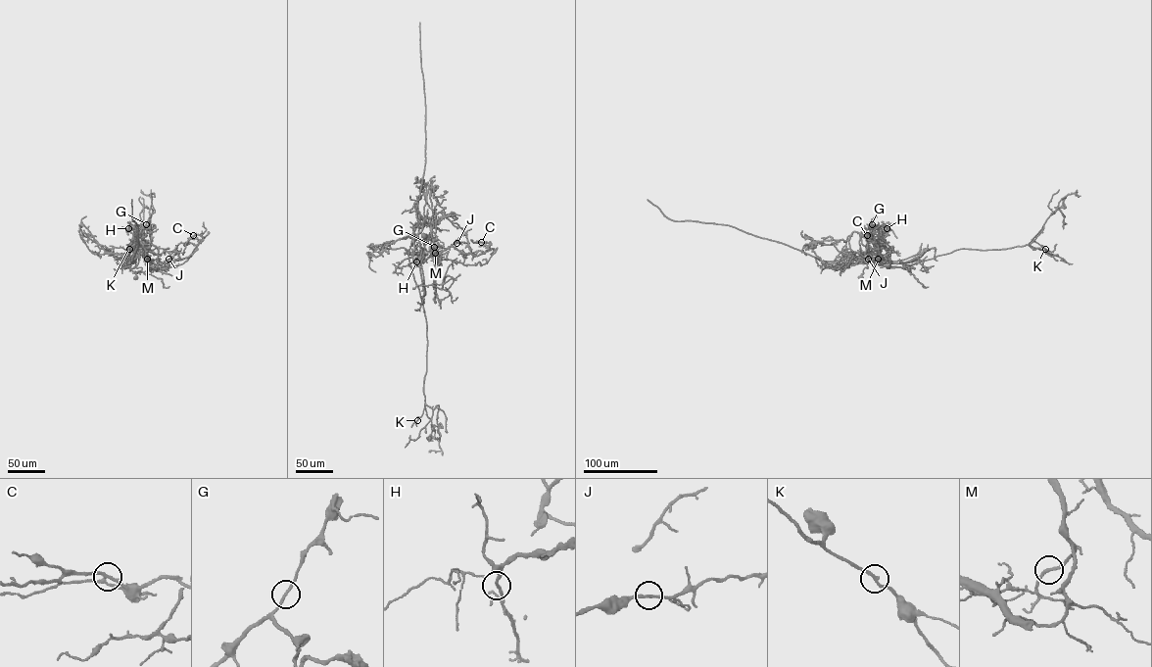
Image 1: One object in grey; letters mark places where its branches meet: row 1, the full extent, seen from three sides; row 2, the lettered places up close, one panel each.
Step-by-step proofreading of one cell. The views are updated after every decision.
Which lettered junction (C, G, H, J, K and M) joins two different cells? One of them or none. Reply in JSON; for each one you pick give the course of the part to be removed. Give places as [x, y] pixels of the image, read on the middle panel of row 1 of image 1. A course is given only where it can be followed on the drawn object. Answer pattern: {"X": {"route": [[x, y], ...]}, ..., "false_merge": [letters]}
{"M": {"route": [[435, 253], [430, 253], [432, 235], [429, 234], [418, 261], [424, 290], [418, 309]]}, "false_merge": ["M"]}

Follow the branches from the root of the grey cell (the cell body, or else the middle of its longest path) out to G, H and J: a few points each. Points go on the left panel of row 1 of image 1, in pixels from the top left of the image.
G: (135, 277), (136, 272), (142, 268), (136, 267), (140, 235), (136, 234), (135, 242), (133, 238), (146, 224)
H: (135, 277), (136, 272), (142, 268), (136, 267), (140, 235), (136, 234), (135, 242), (136, 235), (128, 228)
J: (135, 277), (142, 268), (136, 267), (141, 234), (142, 250), (151, 262), (160, 264), (168, 259)

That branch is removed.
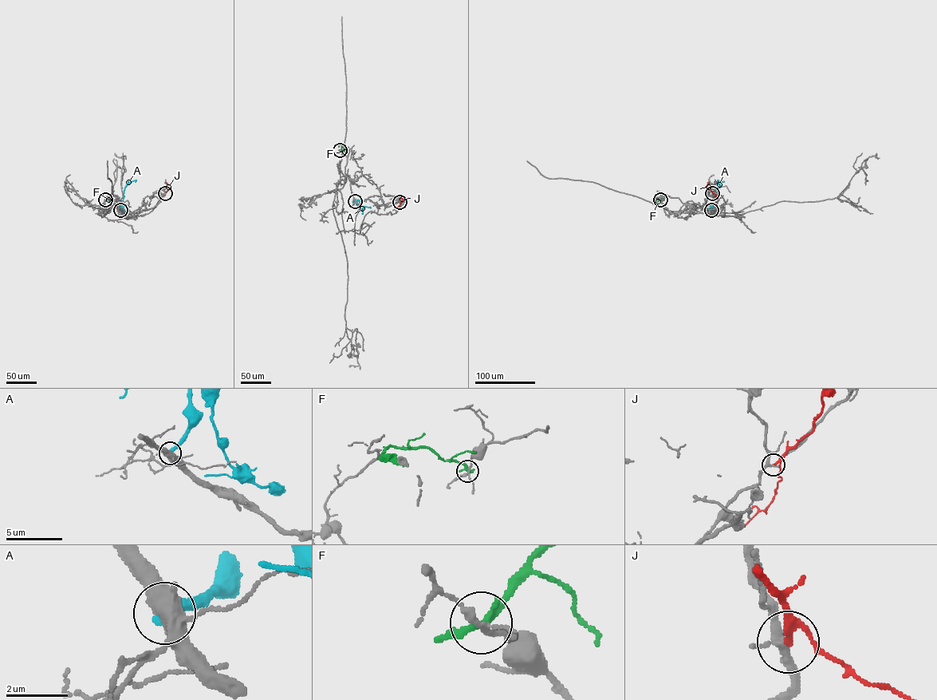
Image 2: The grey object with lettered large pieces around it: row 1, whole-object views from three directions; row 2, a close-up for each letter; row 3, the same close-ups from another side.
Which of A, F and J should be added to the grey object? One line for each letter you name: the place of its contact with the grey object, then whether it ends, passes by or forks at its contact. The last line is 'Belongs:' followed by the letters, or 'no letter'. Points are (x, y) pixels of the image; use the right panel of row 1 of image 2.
J: Touches grey at (712, 193). It passes by
Belongs: J

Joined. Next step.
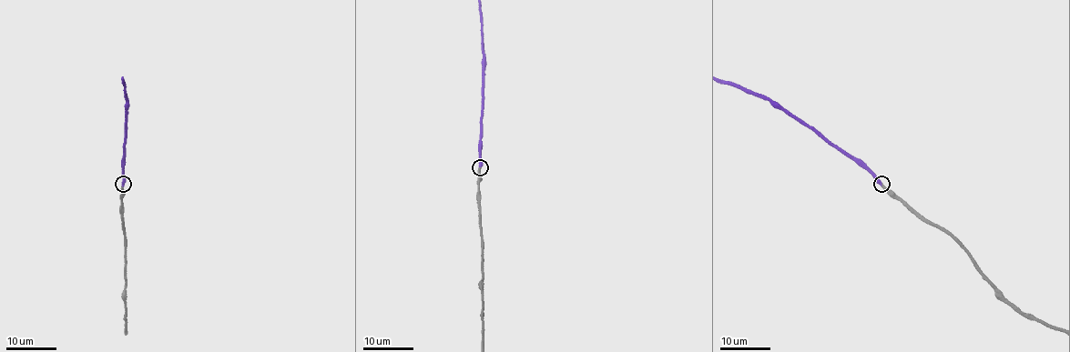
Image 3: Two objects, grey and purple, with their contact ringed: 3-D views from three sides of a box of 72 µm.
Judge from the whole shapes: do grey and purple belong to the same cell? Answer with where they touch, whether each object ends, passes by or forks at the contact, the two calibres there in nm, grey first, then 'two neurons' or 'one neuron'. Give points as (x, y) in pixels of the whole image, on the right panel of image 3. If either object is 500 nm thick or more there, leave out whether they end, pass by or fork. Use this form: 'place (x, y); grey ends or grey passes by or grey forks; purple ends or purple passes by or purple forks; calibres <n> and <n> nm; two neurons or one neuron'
place (881, 184); grey ends; purple ends; calibres 360 and 440 nm; one neuron

